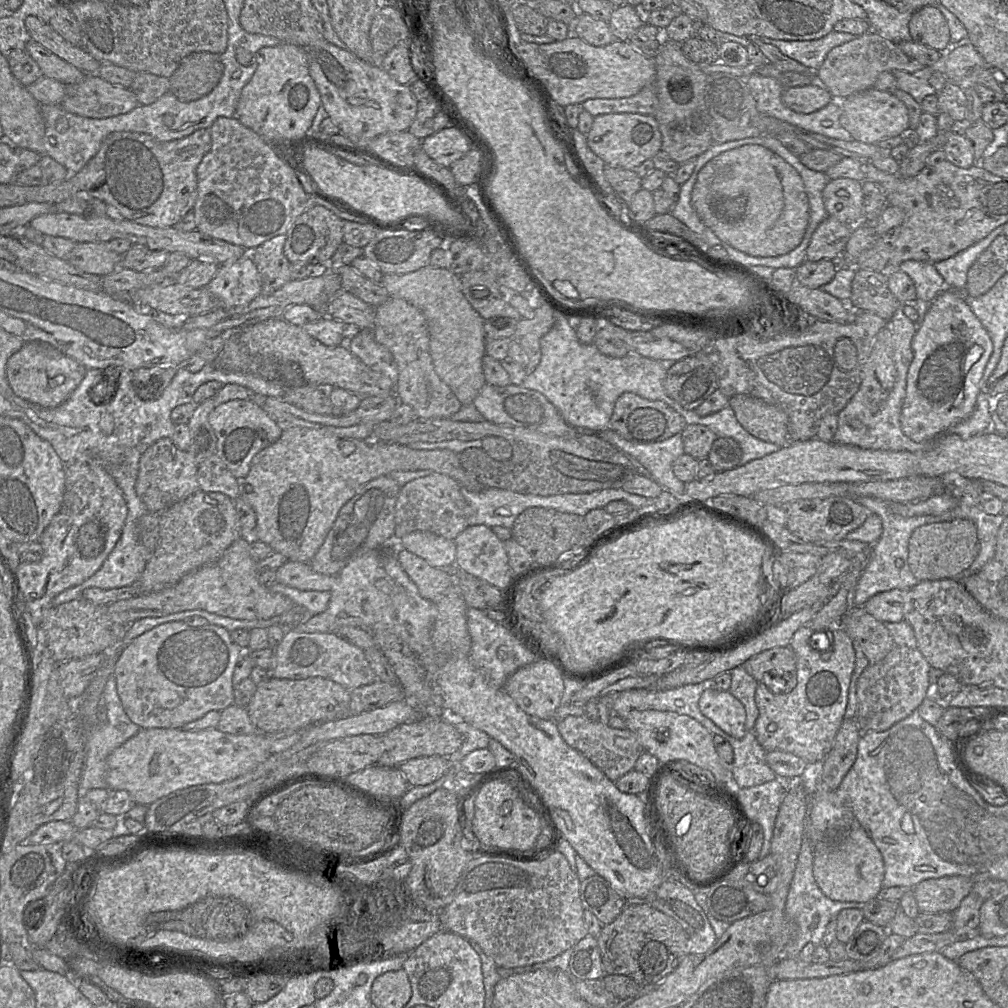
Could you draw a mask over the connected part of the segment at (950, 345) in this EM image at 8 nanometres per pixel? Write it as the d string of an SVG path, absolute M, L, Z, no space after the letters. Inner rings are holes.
M947 288L929 304L911 347L913 360L907 372L900 423L903 433L919 443L945 435L947 428L971 415L993 344L965 297Z

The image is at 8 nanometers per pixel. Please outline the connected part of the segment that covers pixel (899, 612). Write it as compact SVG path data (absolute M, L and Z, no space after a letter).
M893 589L872 596L862 607L882 623L904 621L907 590Z

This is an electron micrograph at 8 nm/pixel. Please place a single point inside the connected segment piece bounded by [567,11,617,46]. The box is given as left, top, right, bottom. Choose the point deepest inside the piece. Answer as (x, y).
(595, 32)

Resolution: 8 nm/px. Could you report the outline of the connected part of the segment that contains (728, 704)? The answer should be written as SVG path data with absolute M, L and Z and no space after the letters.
M707 687L700 696L698 707L705 717L728 735L737 739L745 735L744 706L728 690Z

